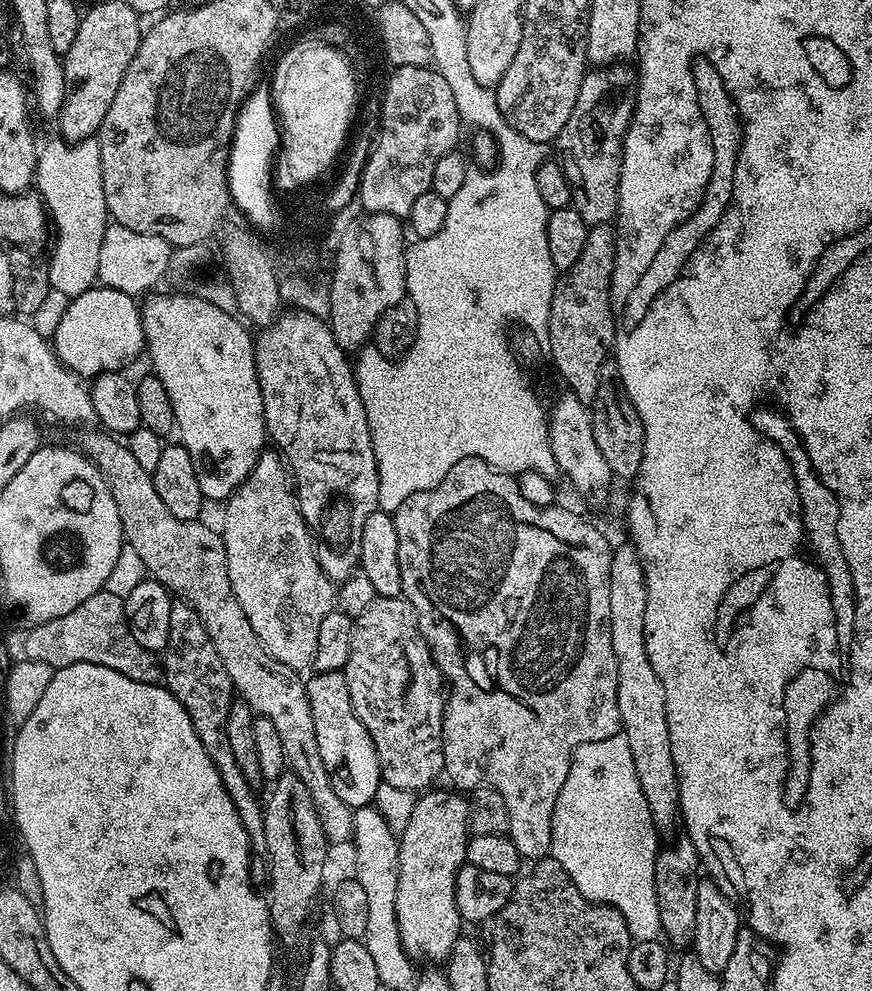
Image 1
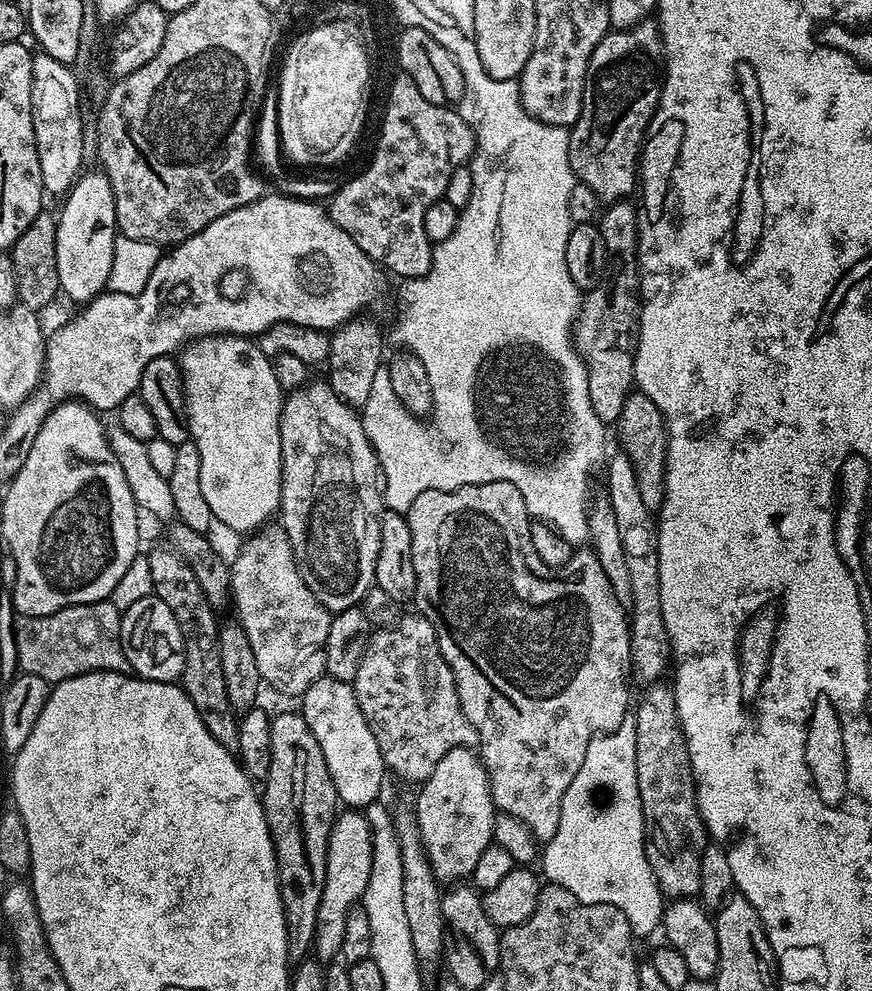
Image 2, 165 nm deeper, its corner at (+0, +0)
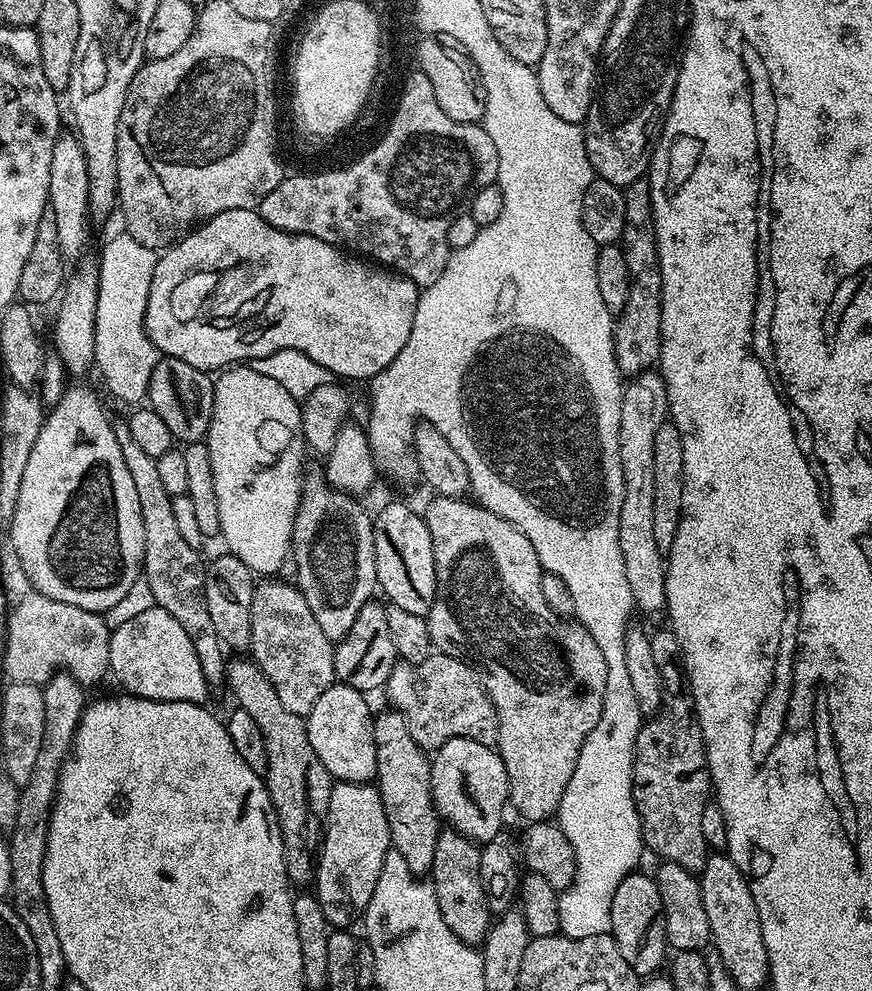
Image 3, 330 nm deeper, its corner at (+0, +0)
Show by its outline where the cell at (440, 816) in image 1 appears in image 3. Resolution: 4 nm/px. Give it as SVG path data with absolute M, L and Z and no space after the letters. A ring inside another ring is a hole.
M450 738L450 742L435 749L431 761L432 801L441 821L473 842L497 839L504 824L504 804L506 808L509 798L506 766L495 747L474 742L474 738Z

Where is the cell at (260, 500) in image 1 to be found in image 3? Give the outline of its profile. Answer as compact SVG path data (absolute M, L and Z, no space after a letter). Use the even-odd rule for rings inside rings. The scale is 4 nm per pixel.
M268 578L257 583L254 602L250 606L250 634L252 635L251 659L255 660L262 674L270 678L270 686L274 686L278 699L286 706L286 710L290 710L290 714L307 717L314 702L318 702L319 696L336 680L334 644L326 638L326 634L322 634L322 629L314 619L310 606L306 606L306 598L295 583L283 584L280 578Z

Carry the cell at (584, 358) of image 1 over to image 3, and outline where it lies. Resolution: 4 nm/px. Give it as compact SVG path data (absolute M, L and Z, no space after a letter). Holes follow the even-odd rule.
M647 179L635 180L624 189L626 198L626 224L618 247L624 251L626 266L632 275L630 298L615 317L612 337L618 370L633 378L651 369L660 359L662 334L662 270L658 262L658 246L652 213L652 195Z

